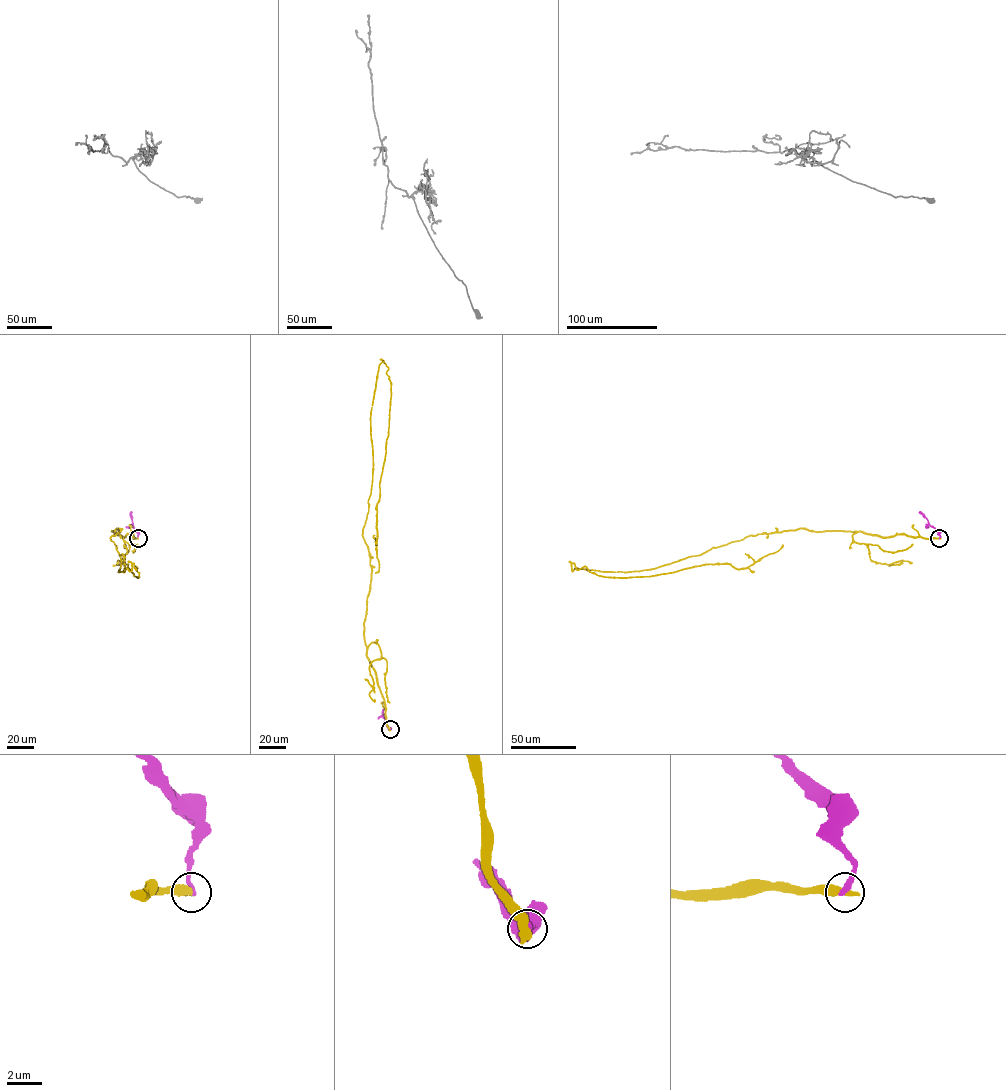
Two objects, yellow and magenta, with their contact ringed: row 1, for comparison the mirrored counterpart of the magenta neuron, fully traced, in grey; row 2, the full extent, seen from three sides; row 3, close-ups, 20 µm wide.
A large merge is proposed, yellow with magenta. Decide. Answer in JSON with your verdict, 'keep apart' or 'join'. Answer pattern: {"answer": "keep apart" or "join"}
{"answer": "keep apart"}

